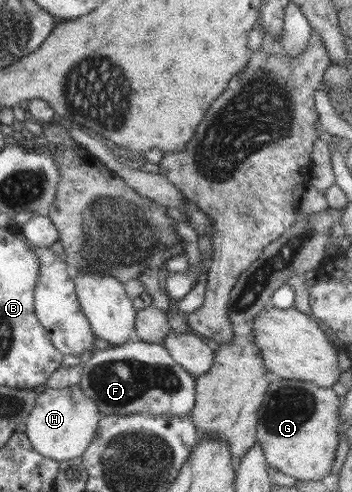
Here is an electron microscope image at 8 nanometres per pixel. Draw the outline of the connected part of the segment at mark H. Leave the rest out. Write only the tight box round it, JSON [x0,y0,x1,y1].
[25,385,101,461]

